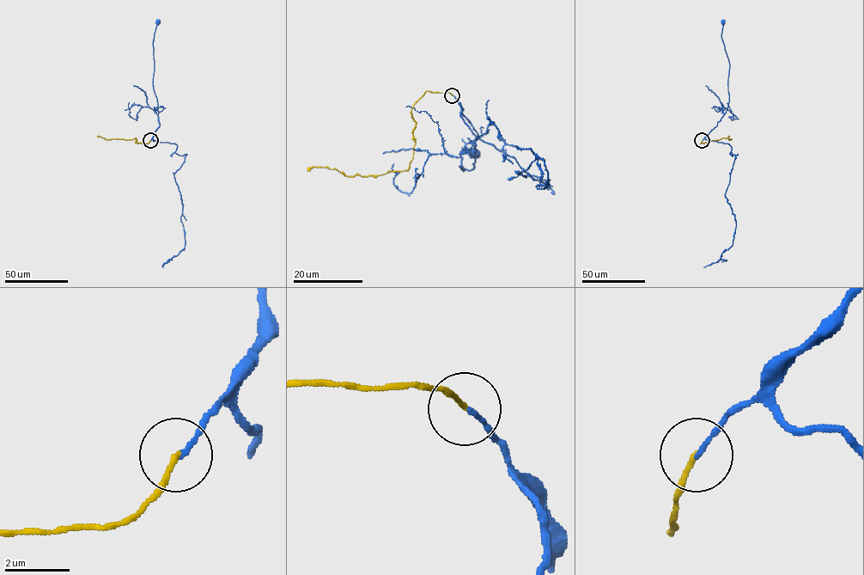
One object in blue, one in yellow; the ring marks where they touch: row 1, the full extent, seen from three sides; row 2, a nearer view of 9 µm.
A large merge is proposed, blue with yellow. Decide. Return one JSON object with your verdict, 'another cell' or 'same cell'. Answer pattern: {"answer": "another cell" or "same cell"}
{"answer": "same cell"}

